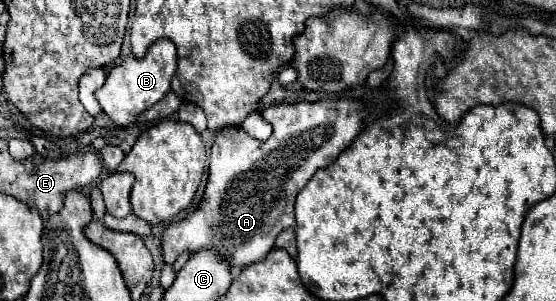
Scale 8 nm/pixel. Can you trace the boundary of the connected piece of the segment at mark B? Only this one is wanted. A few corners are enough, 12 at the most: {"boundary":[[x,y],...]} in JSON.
{"boundary":[[158,39],[114,65],[96,91],[118,125],[158,103],[176,73],[176,45]]}

